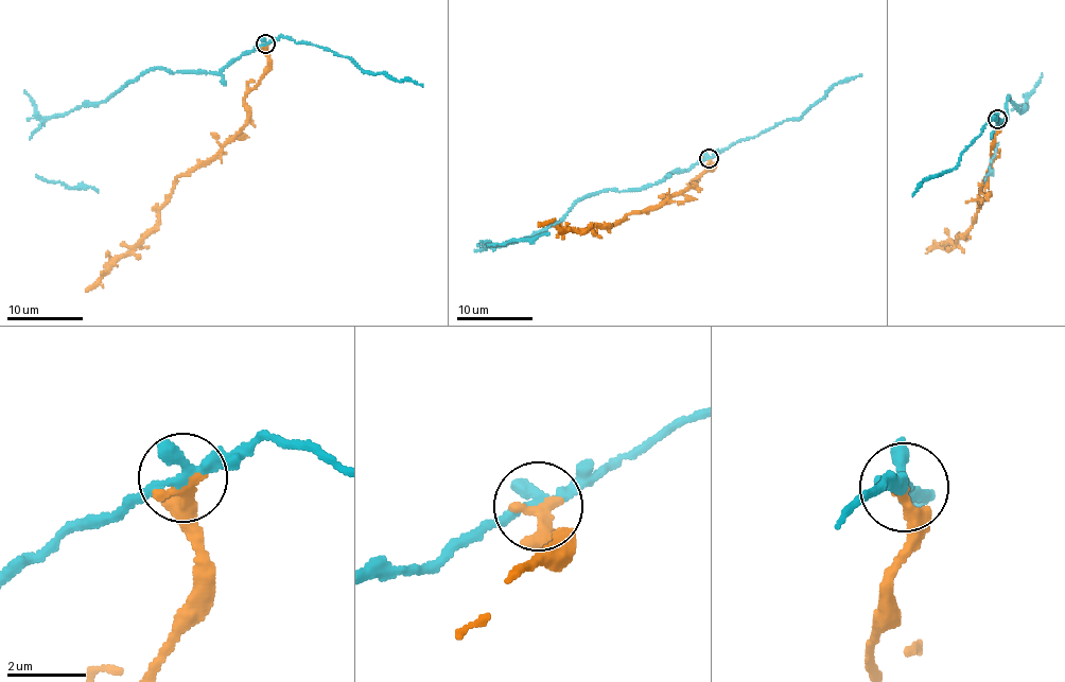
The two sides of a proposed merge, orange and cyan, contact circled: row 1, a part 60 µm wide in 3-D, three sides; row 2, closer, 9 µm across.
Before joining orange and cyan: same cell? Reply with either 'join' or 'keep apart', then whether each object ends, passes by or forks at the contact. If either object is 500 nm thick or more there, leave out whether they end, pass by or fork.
keep apart | orange ends | cyan passes by

